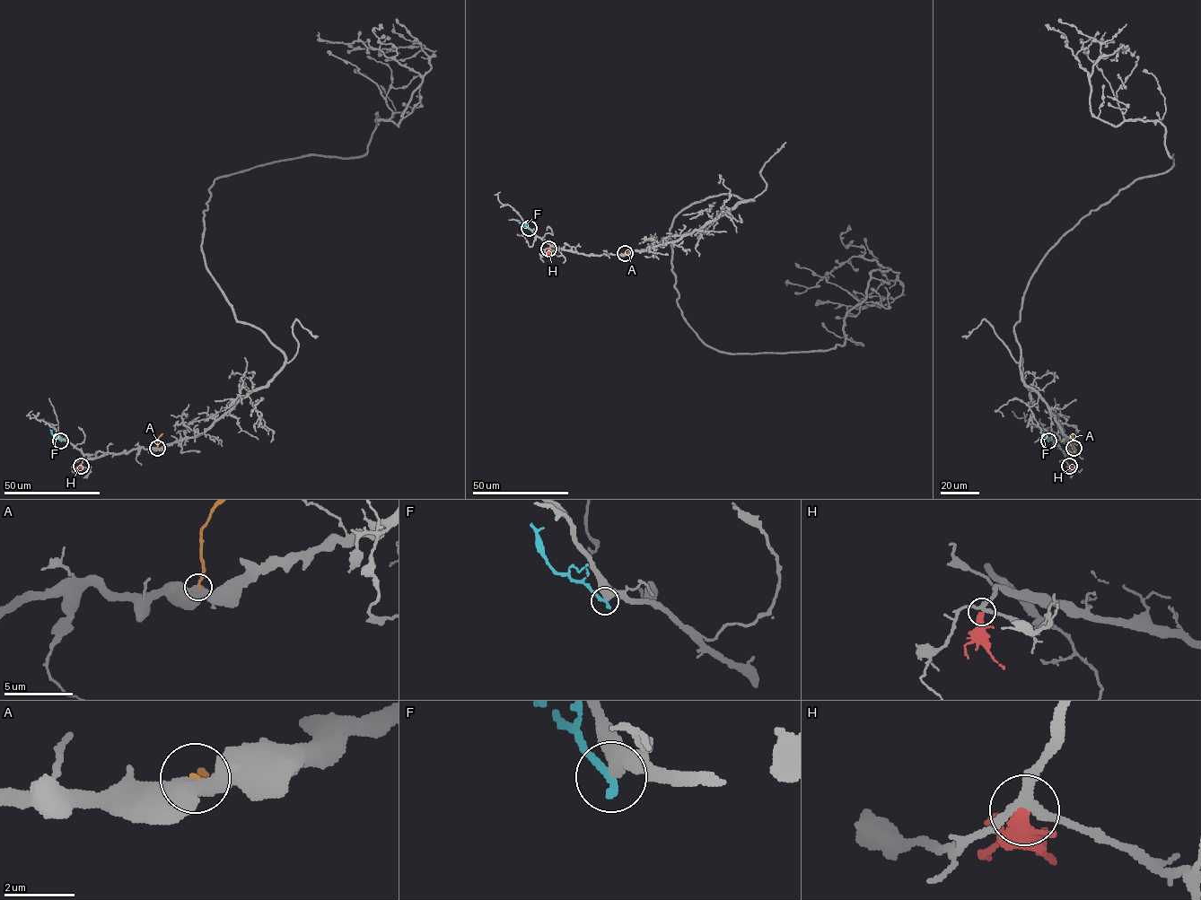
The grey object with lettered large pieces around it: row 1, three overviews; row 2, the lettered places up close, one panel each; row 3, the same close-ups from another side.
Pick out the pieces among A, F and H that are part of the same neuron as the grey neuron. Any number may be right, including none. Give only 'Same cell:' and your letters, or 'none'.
Same cell: none

